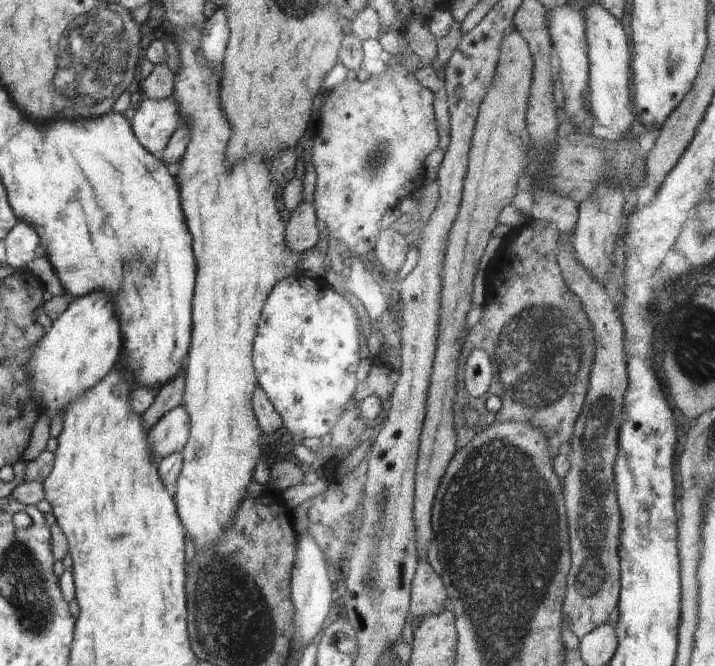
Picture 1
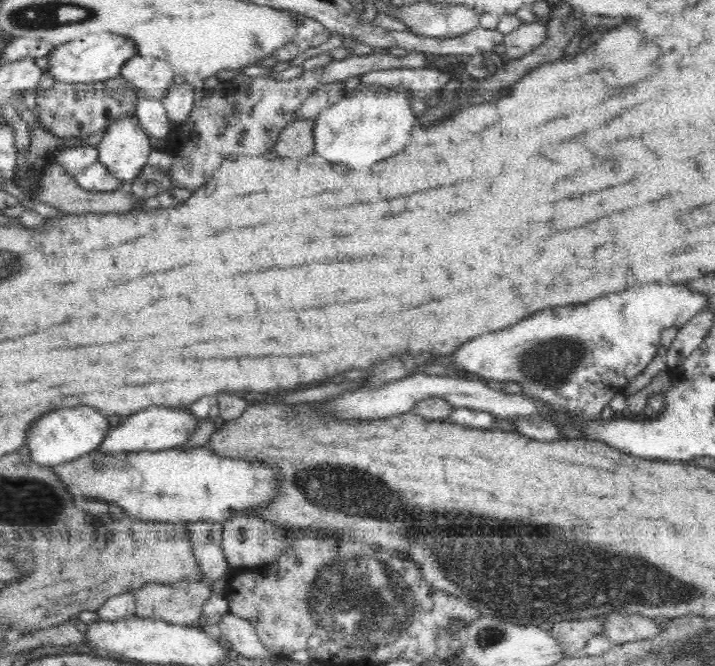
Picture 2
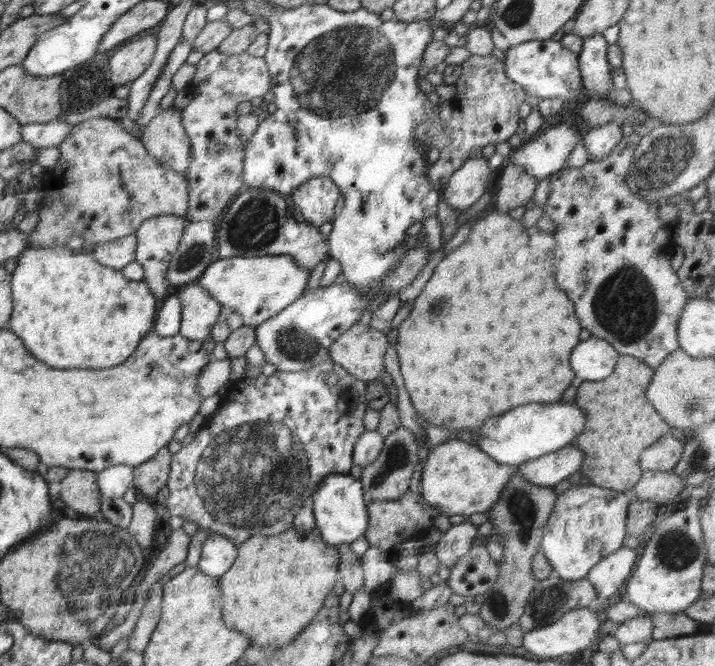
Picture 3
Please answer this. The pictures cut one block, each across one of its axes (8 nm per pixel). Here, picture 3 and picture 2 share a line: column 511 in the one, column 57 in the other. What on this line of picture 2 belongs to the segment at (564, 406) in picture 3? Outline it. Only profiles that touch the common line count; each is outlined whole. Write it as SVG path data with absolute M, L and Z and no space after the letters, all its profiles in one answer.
M90 406L54 410L52 414L44 414L38 422L32 424L30 434L26 436L29 456L39 465L55 467L85 454L94 453L106 438L106 432L110 428L108 418L100 410L94 410Z

